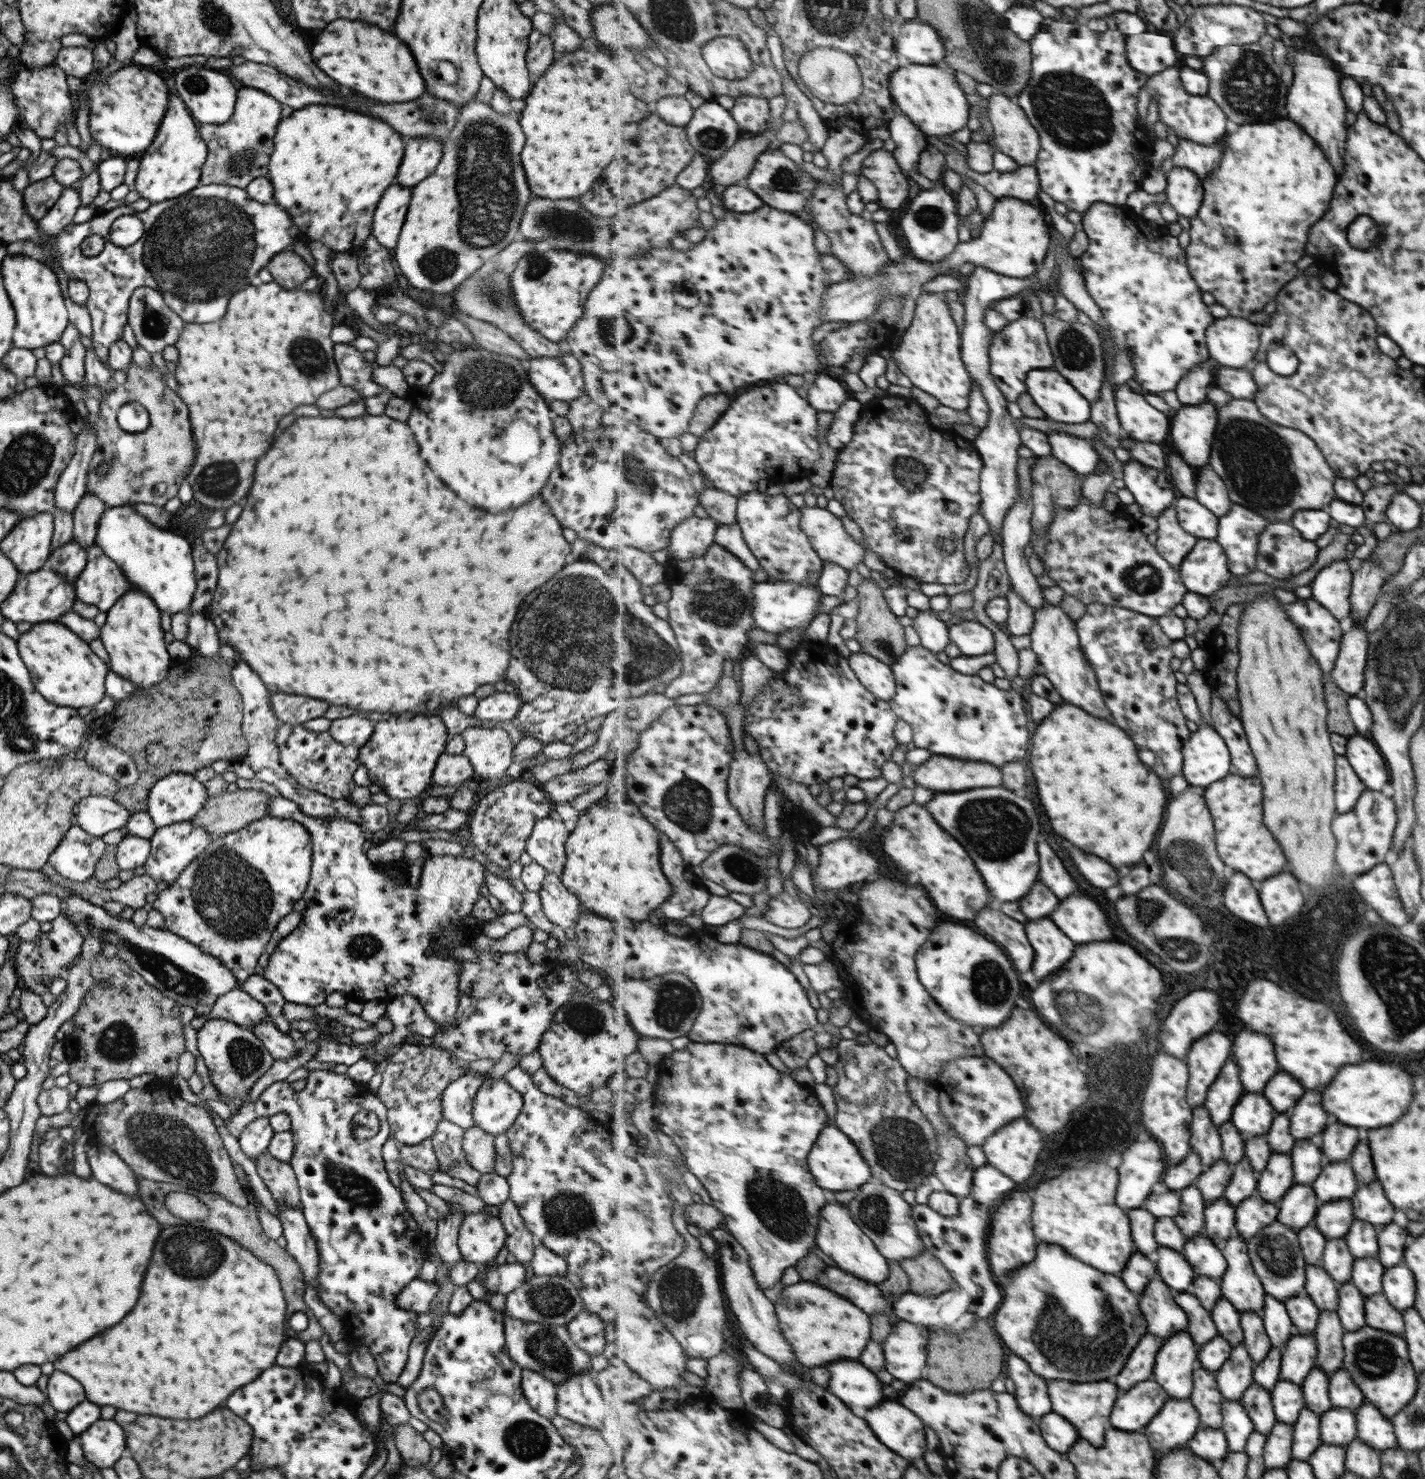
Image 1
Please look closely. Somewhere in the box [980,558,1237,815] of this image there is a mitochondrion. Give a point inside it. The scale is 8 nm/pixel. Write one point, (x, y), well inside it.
(1144, 578)

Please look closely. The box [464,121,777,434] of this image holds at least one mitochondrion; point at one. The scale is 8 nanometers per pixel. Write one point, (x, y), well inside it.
(558, 224)

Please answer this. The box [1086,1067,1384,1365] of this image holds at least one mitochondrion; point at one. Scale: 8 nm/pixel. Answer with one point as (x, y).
(1277, 1253)

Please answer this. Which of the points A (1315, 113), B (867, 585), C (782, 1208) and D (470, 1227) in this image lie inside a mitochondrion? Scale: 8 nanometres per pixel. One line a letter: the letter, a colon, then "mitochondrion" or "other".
A: other
B: other
C: mitochondrion
D: other

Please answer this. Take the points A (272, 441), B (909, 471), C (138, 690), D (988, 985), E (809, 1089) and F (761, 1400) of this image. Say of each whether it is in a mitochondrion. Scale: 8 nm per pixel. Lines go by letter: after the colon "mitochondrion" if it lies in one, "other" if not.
A: other
B: mitochondrion
C: other
D: mitochondrion
E: other
F: other

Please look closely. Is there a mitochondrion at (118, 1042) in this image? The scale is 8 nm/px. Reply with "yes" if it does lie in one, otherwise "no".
yes

